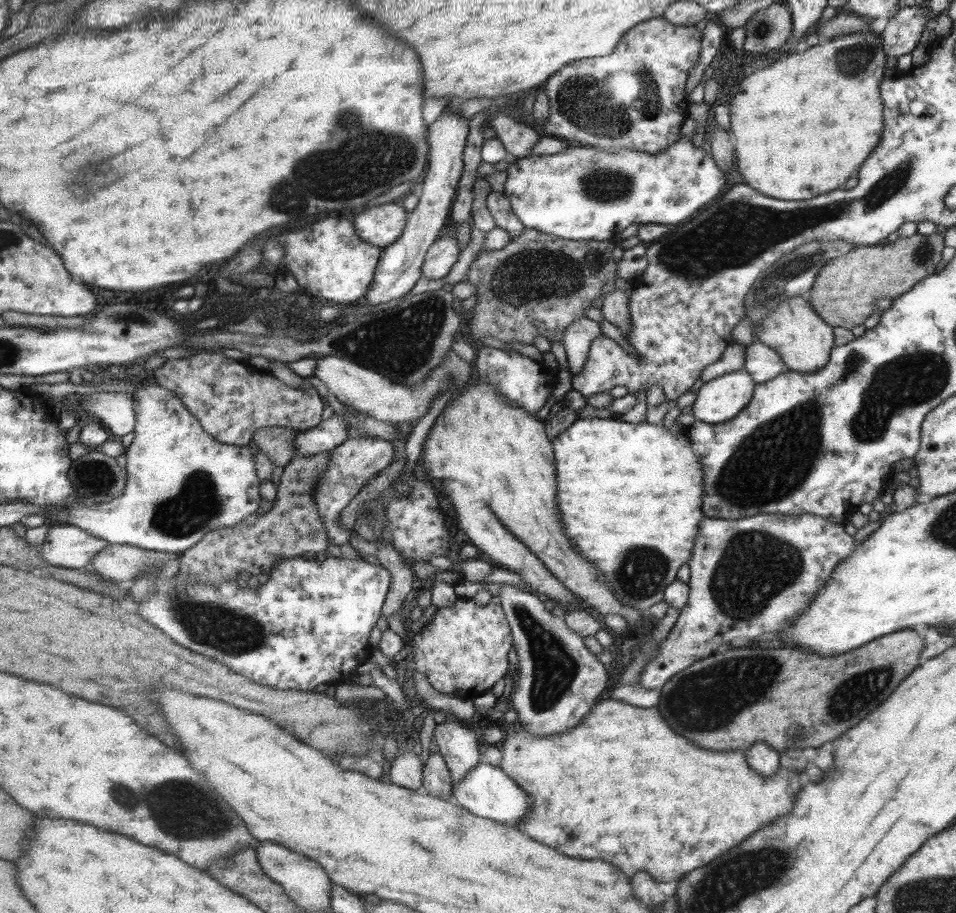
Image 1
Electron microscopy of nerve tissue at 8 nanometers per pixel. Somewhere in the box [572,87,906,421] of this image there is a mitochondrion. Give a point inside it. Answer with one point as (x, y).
(603, 184)

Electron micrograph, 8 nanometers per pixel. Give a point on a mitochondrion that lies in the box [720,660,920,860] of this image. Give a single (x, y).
(855, 695)

